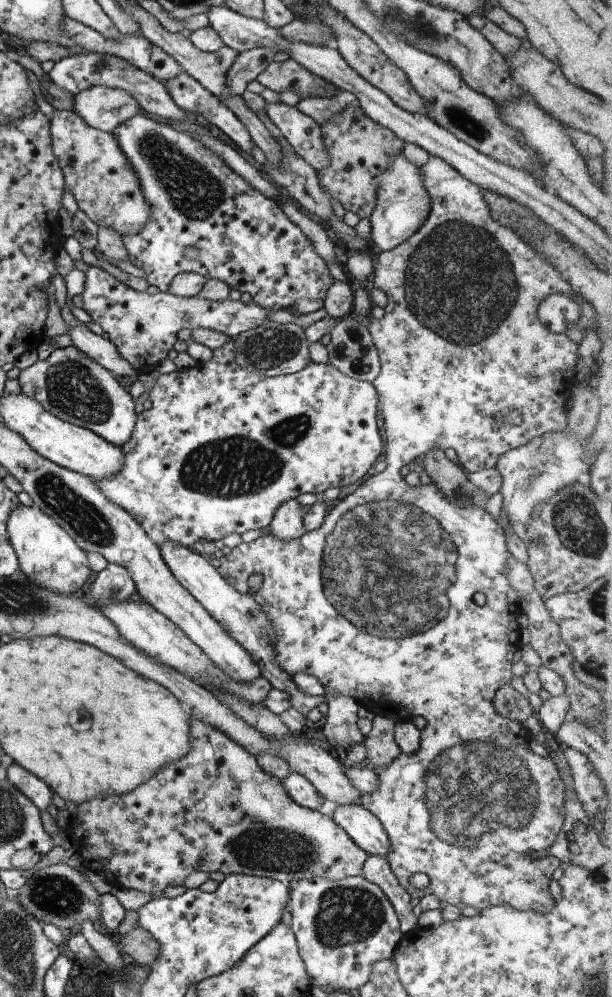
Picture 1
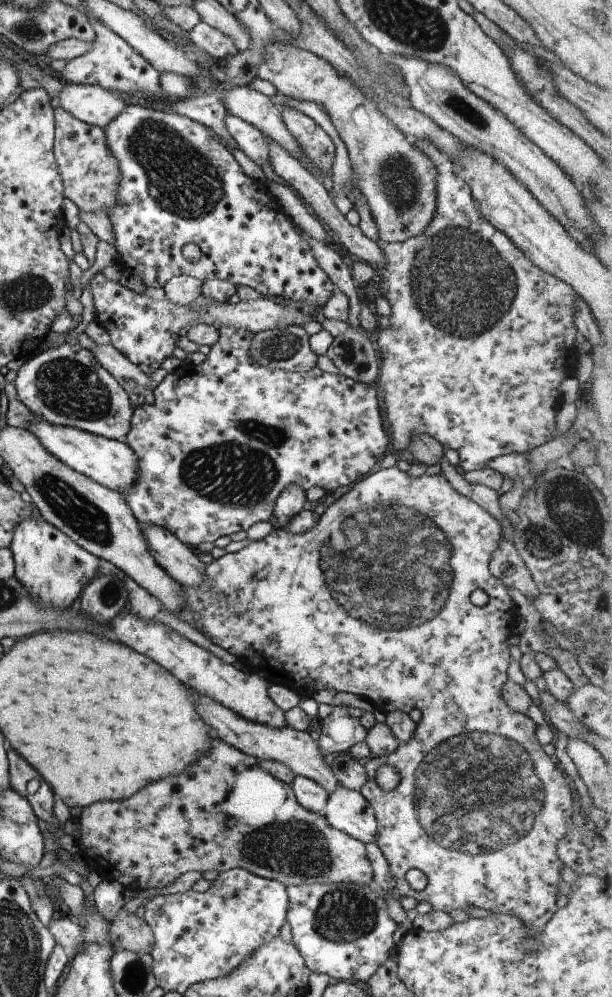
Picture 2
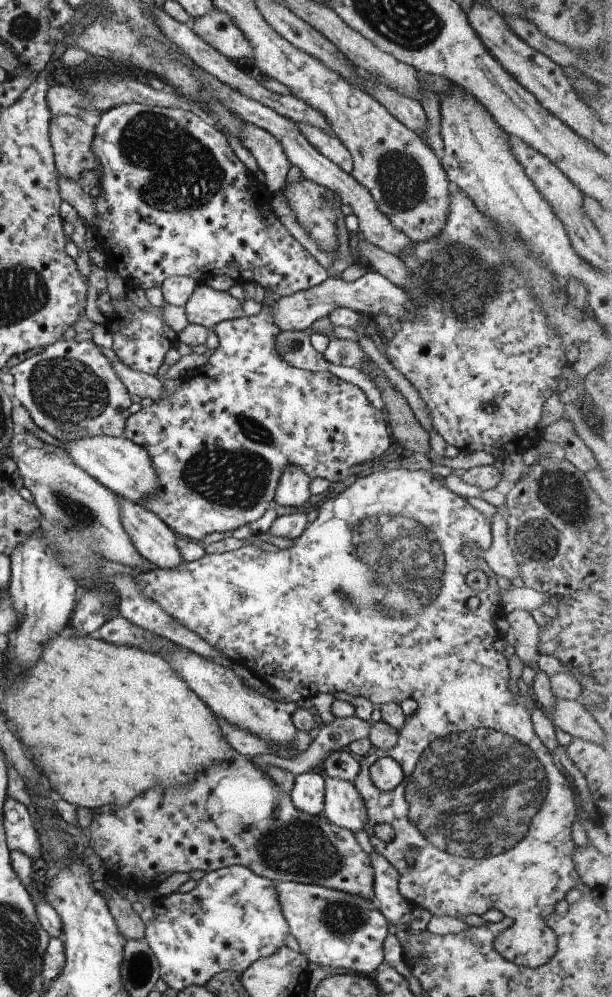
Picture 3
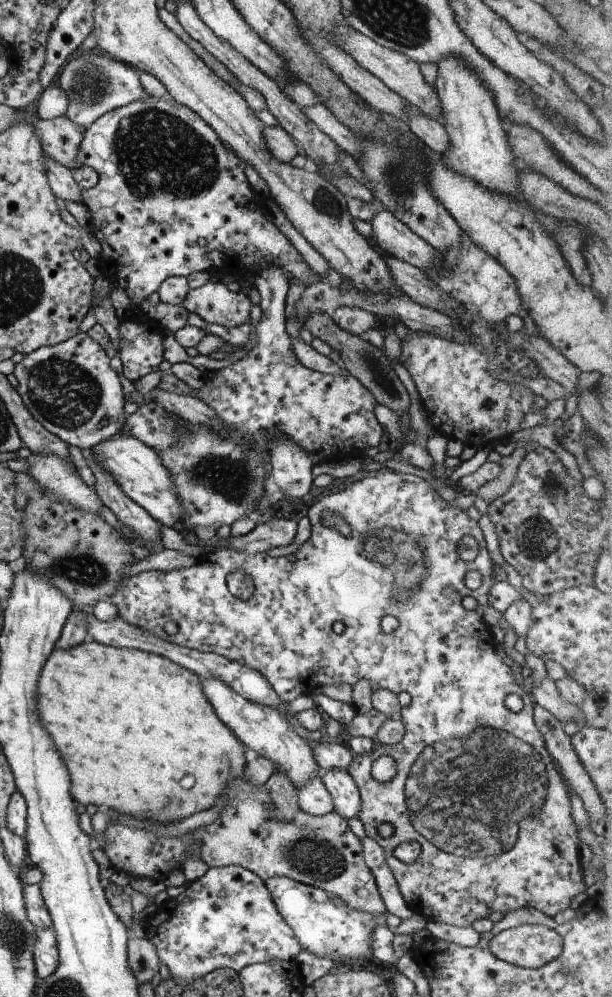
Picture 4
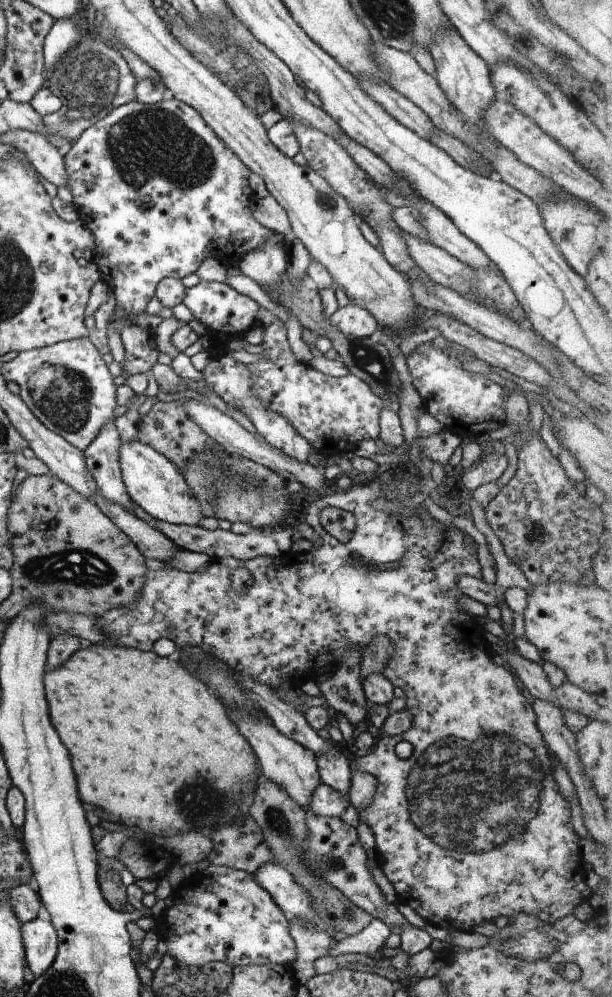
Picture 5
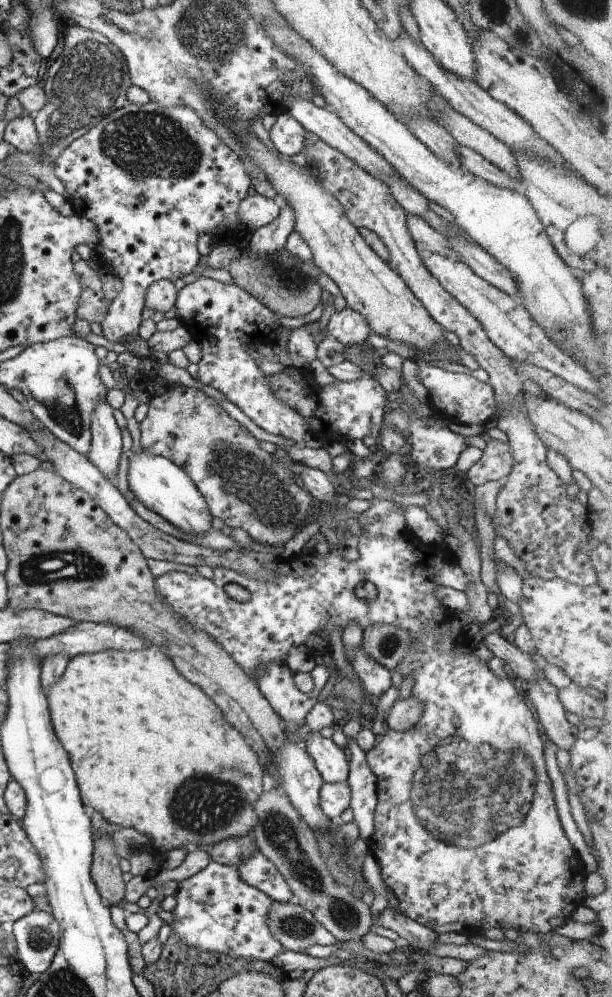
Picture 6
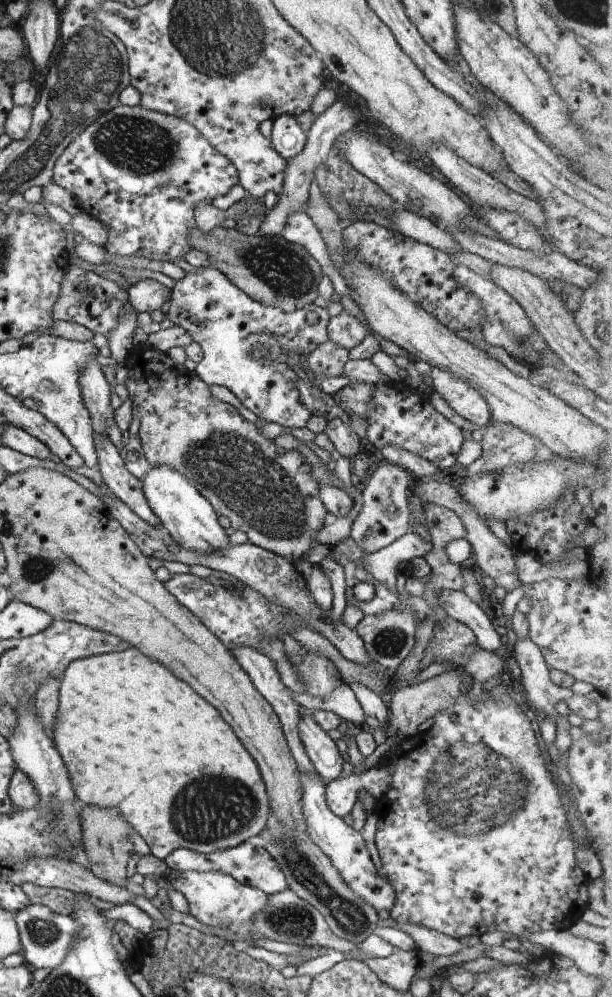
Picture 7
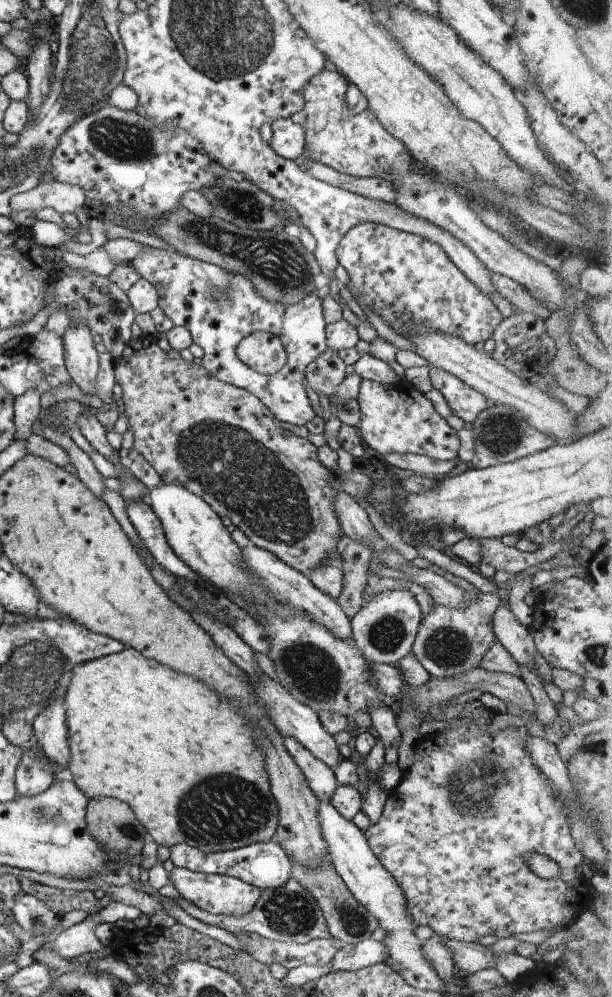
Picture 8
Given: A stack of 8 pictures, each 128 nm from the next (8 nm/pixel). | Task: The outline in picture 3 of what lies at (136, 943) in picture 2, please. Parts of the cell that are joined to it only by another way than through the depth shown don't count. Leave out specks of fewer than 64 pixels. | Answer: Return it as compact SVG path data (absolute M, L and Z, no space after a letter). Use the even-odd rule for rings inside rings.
M110 895L107 905L114 918L120 934L128 940L140 940L145 938L145 924L133 909L131 903L120 895Z

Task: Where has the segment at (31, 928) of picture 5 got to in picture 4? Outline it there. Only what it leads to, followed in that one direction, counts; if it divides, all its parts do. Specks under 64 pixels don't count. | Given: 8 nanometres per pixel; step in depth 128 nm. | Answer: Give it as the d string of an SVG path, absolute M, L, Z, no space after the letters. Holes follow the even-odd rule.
M53 927L38 929L34 940L34 966L38 980L48 978L56 972L59 962L57 934Z

